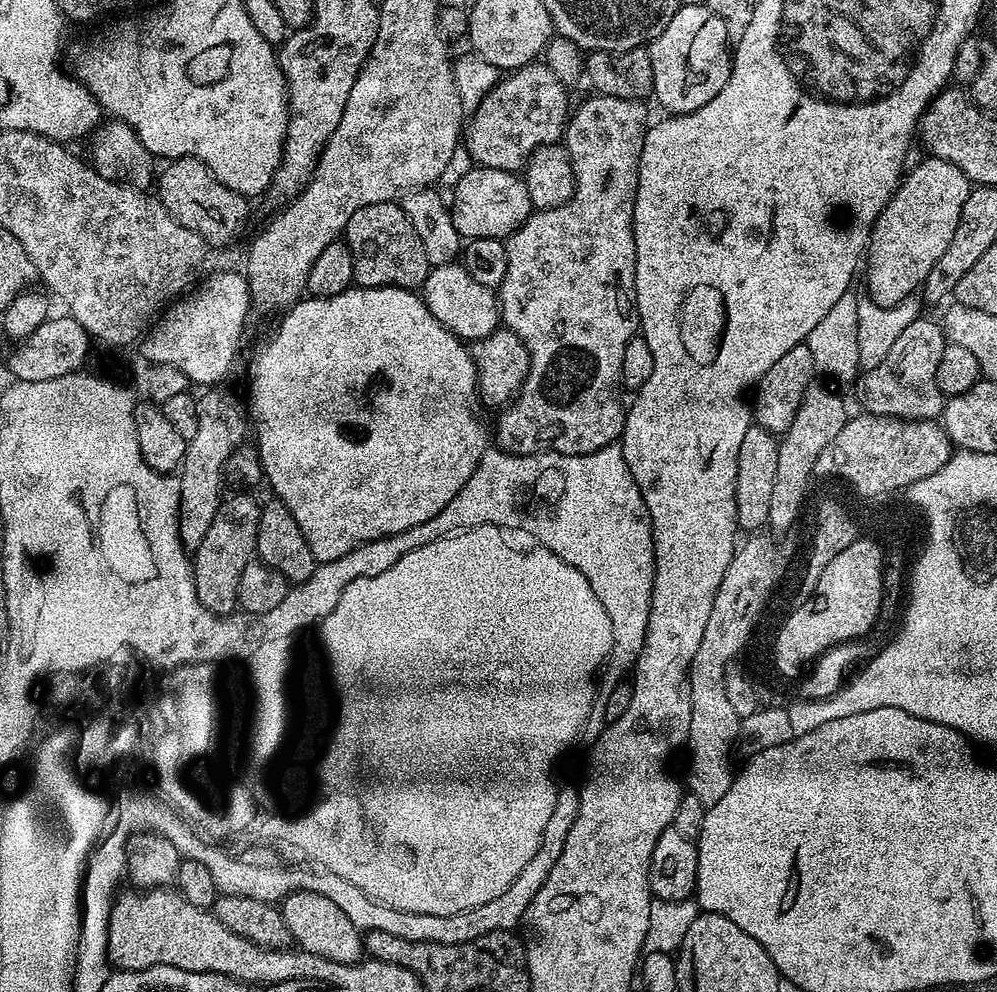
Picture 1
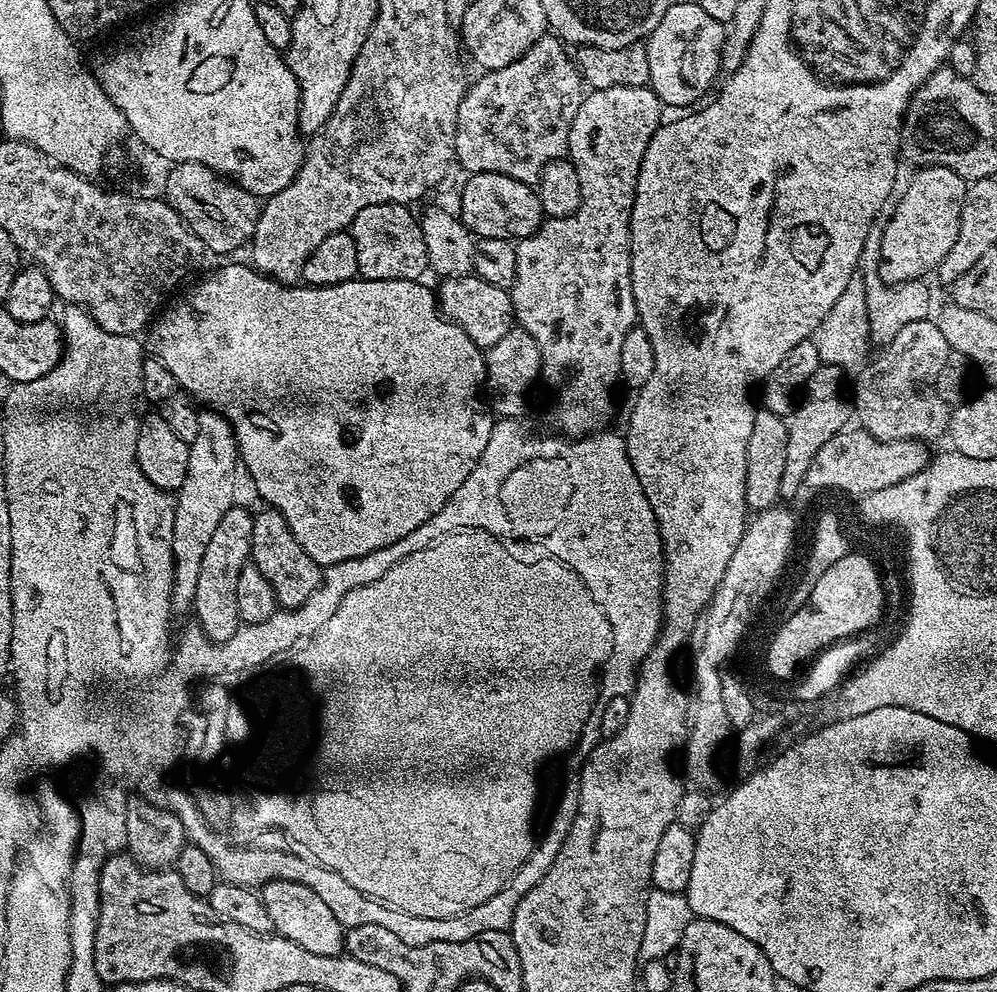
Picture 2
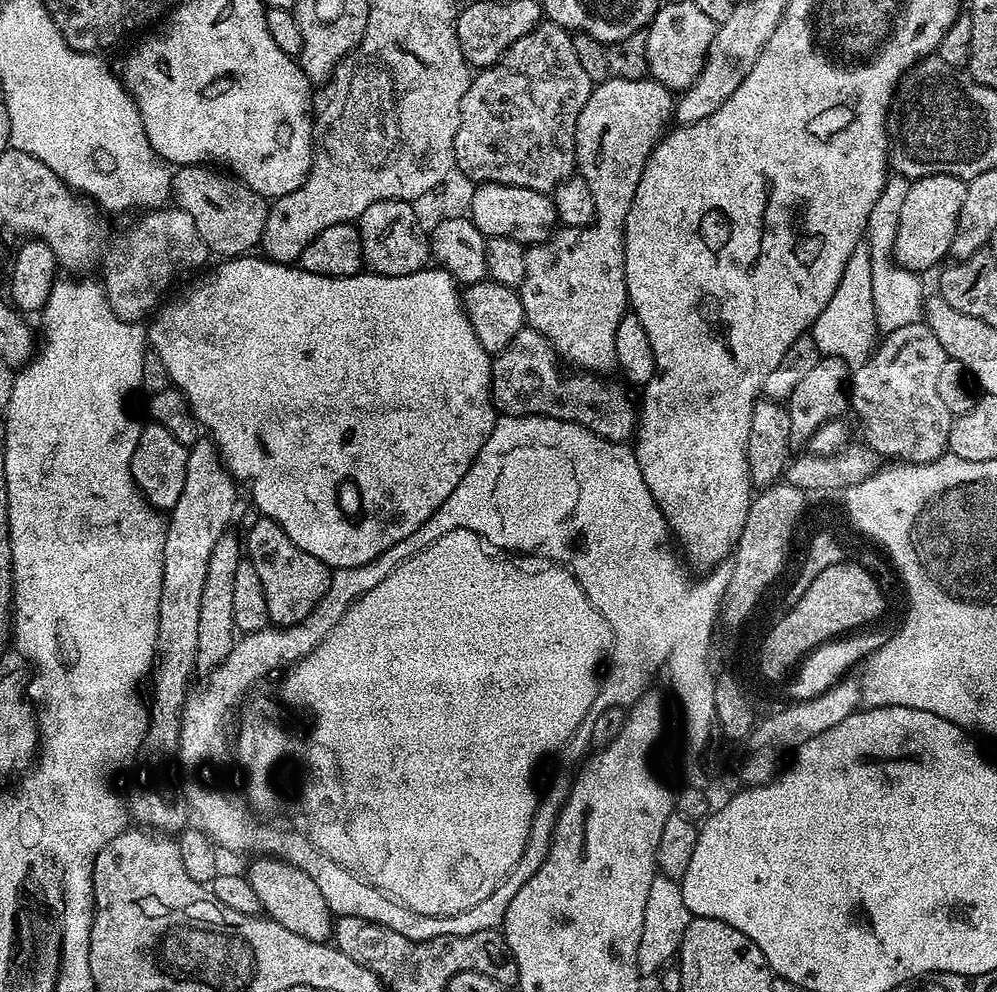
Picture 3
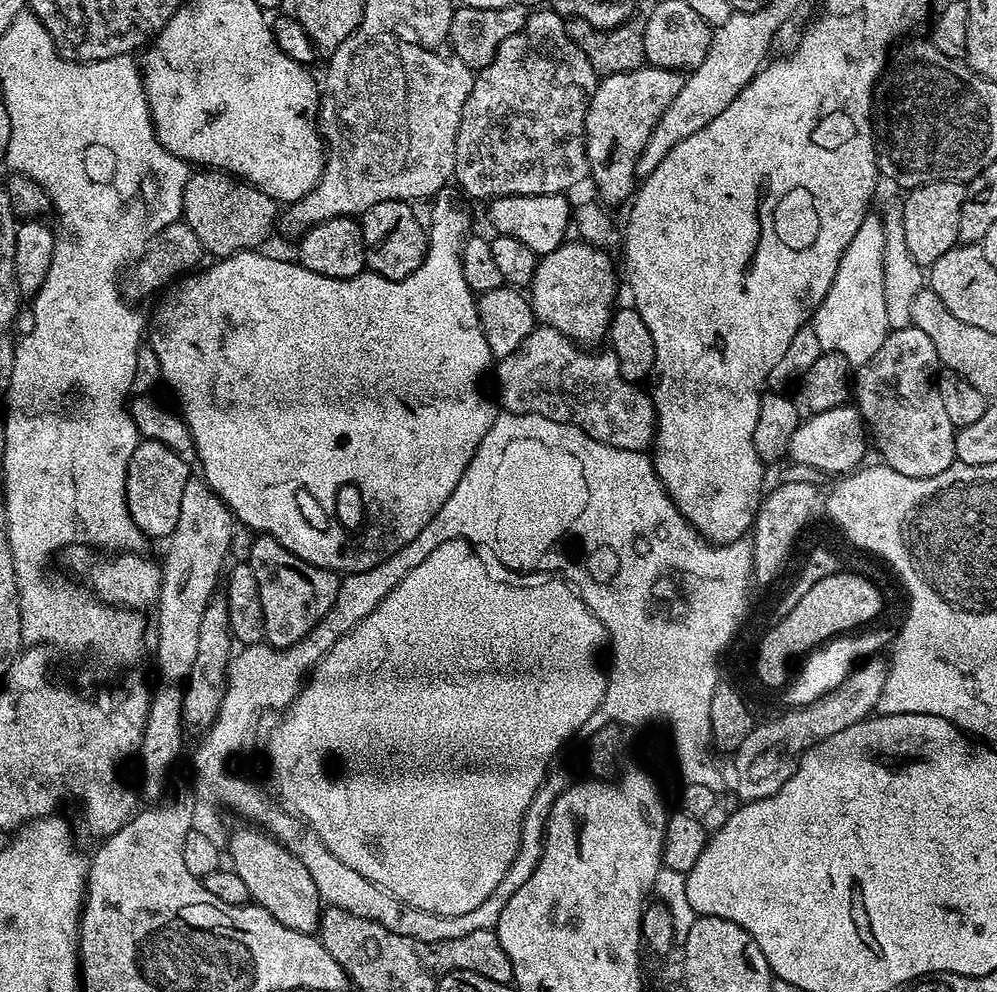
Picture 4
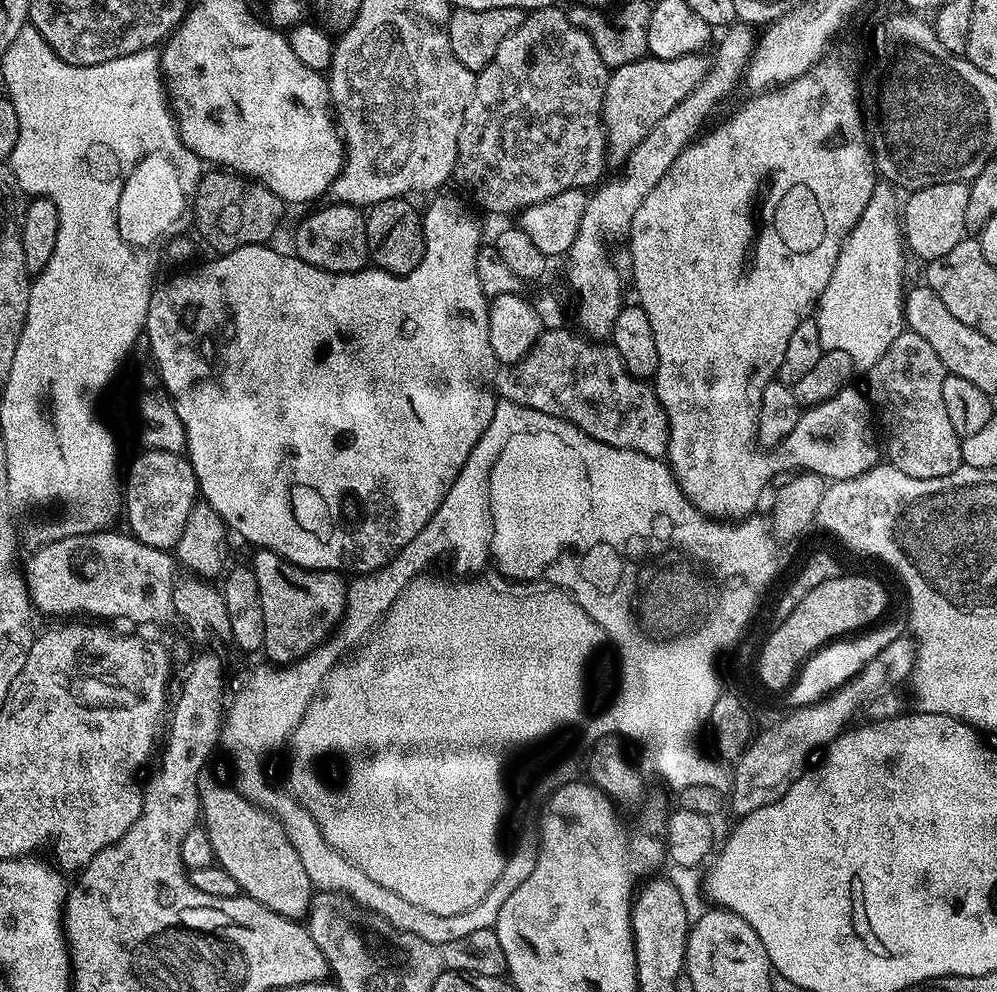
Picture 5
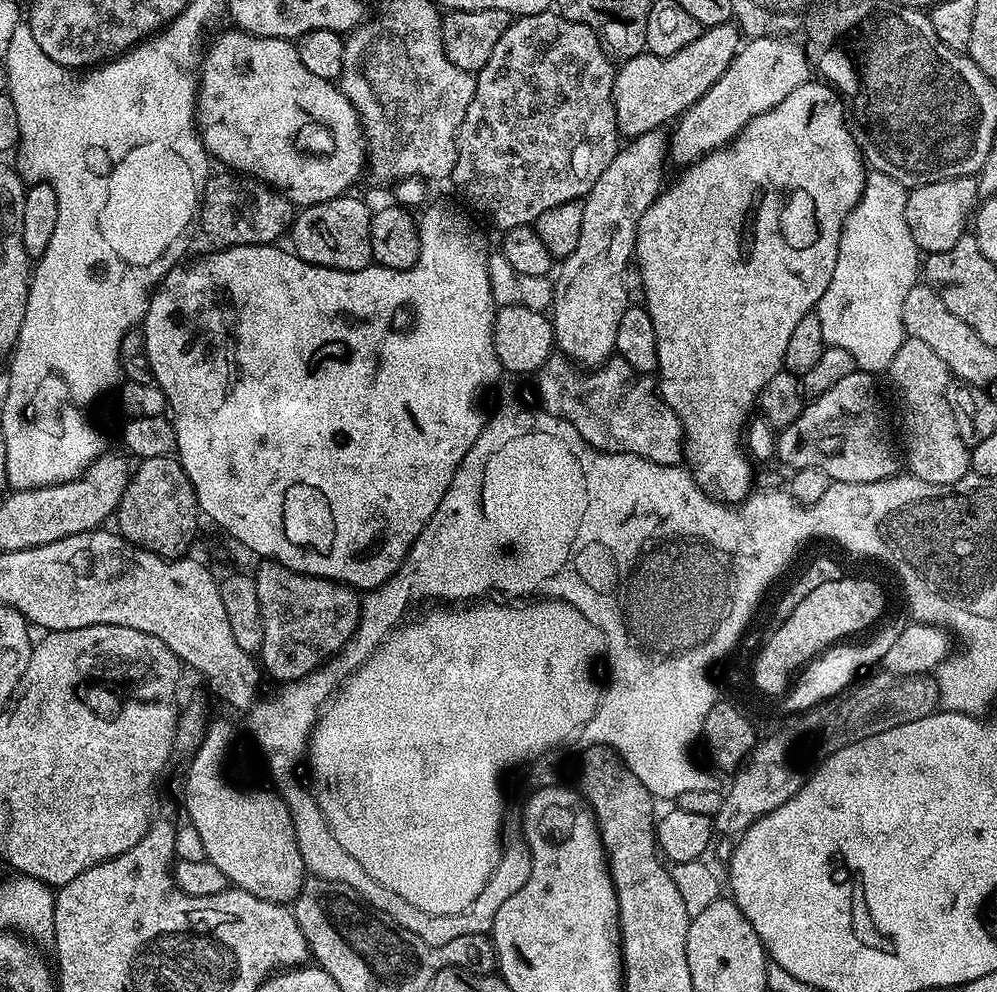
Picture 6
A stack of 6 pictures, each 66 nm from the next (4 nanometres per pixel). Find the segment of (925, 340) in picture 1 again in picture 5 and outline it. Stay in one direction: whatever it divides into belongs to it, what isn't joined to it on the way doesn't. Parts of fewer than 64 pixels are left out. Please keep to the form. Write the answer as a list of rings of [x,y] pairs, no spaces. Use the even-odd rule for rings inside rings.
[[[910,331],[900,332],[898,338],[890,344],[886,354],[867,371],[868,388],[866,394],[871,405],[876,409],[879,421],[884,426],[882,444],[888,447],[887,463],[893,464],[902,474],[910,474],[910,478],[942,478],[954,474],[954,470],[962,467],[961,436],[956,433],[943,404],[942,382],[948,373],[942,366],[941,359],[931,349],[927,341]]]

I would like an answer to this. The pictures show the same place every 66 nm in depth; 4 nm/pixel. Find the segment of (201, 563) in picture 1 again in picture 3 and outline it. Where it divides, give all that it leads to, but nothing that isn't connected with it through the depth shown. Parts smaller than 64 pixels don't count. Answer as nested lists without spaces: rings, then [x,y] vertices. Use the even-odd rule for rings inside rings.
[[[233,534],[218,538],[214,554],[210,554],[210,566],[206,570],[206,587],[202,589],[202,607],[198,609],[198,650],[196,668],[211,670],[223,664],[238,643],[238,629],[234,622],[234,570],[242,559],[242,540]]]

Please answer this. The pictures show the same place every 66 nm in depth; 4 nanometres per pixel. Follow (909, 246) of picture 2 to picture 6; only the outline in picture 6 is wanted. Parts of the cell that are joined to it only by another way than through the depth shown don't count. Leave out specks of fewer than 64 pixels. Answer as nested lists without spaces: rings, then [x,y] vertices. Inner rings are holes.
[[[970,176],[930,182],[911,189],[906,198],[906,226],[910,226],[910,234],[914,234],[914,242],[921,253],[950,250],[950,246],[966,234],[977,204],[976,180]]]

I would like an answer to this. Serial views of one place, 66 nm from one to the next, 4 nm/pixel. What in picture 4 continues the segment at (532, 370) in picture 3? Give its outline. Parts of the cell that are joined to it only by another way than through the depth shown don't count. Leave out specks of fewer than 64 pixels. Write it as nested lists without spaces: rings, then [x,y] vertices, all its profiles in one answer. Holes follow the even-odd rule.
[[[537,326],[533,328],[530,334],[526,334],[522,346],[518,346],[518,350],[514,350],[514,354],[499,357],[498,363],[495,365],[496,392],[500,395],[500,400],[498,399],[499,407],[505,412],[513,412],[514,414],[538,414],[542,418],[550,418],[554,422],[573,424],[578,430],[590,434],[590,438],[594,438],[606,446],[614,446],[618,450],[648,452],[652,447],[652,441],[656,438],[656,407],[652,404],[651,395],[649,395],[645,389],[643,392],[643,387],[632,384],[626,378],[622,378],[622,370],[618,370],[618,358],[611,350],[604,350],[604,352],[596,351],[600,350],[589,350],[587,347],[577,344],[575,340],[571,340],[570,337],[564,336],[556,328],[547,326]]]

